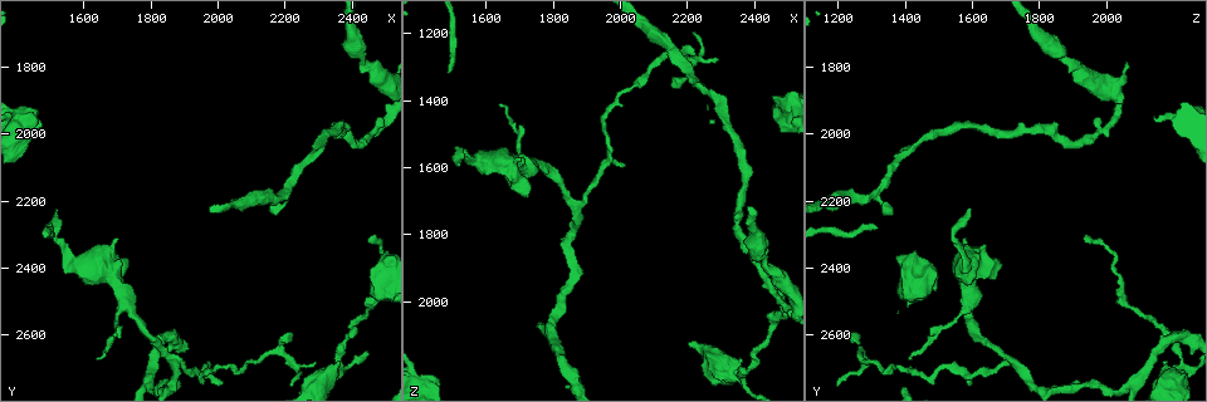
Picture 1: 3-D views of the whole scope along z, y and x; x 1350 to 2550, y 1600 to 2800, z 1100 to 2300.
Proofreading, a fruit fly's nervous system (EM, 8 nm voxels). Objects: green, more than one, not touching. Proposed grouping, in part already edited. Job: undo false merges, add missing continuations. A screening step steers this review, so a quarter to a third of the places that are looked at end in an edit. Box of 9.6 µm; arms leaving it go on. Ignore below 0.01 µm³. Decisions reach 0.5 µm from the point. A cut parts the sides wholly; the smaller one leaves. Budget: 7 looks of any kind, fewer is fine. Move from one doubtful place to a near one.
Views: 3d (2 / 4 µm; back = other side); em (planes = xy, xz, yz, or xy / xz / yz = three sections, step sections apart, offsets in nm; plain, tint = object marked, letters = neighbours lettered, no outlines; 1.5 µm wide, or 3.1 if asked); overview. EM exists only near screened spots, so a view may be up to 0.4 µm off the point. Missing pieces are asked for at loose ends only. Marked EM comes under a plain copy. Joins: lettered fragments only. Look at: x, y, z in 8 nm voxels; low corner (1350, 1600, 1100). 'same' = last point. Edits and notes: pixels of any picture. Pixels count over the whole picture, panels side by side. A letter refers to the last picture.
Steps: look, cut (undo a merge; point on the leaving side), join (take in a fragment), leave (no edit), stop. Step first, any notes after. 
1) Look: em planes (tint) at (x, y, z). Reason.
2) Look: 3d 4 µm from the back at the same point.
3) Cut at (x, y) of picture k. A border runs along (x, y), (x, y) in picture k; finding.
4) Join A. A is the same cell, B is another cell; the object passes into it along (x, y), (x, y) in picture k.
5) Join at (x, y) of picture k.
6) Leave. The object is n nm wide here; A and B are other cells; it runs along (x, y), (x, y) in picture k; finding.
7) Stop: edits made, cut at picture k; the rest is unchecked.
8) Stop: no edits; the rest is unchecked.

Look: 3d 2 µm at (2220, 2600, 1270). Thin end.

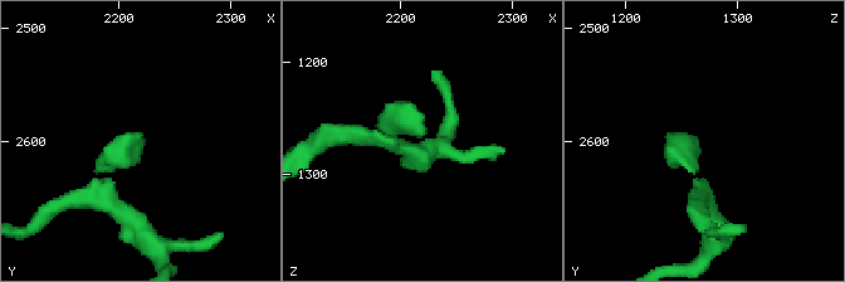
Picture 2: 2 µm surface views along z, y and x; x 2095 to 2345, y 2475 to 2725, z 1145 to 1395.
Look: em planes (letters) at (2224, 2606, 1264). Now the EM.

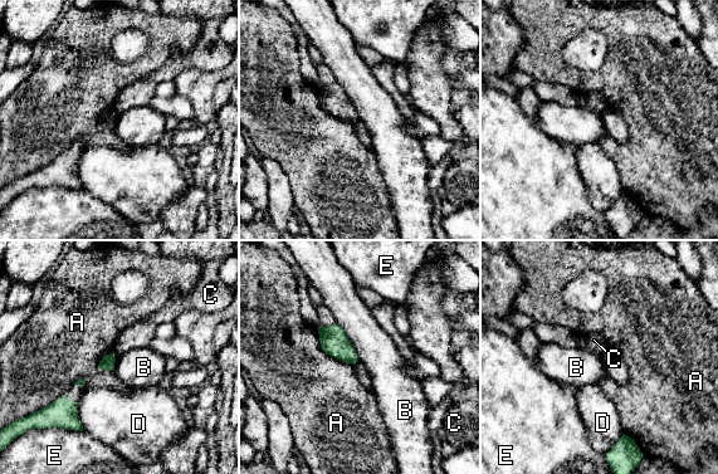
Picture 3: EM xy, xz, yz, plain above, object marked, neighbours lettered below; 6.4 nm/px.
Leave. A, B, C, D and E are other cells; a border runs along (336, 323), (346, 335), (358, 360) in picture 3; none of them fits.

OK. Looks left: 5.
Look: 3d 2 µm at (1490, 2280, 1320). An open end.

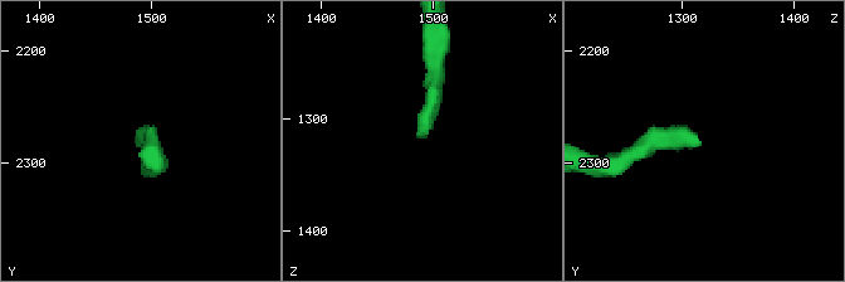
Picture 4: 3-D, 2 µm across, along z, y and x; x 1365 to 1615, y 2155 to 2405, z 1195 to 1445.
Look: em planes (tint) at (1492, 2282, 1322).

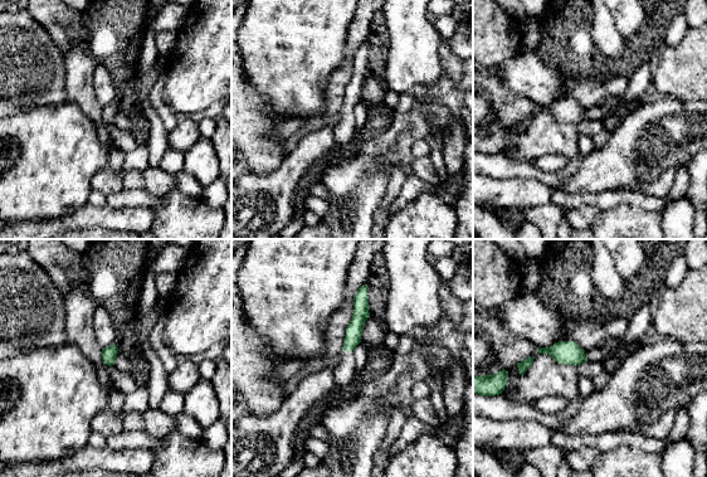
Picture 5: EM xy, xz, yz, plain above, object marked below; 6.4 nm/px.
Look: em planes (letters) at the same point. What lies round it.

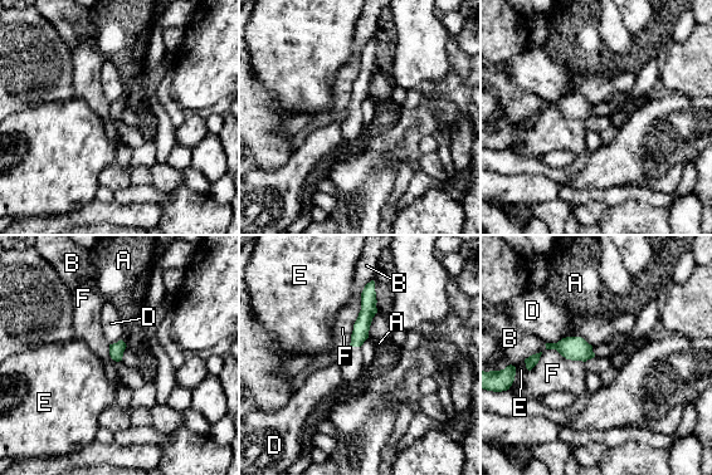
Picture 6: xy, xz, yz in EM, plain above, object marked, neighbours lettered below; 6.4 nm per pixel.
Leave. The object is 100 nm wide here; A, B, D, E and F are other cells; a border runs along (546, 342), (583, 337), (591, 346) in picture 6; no lettered fragment goes on from it.

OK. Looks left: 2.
Stop: no edits; the rest is unchecked.

